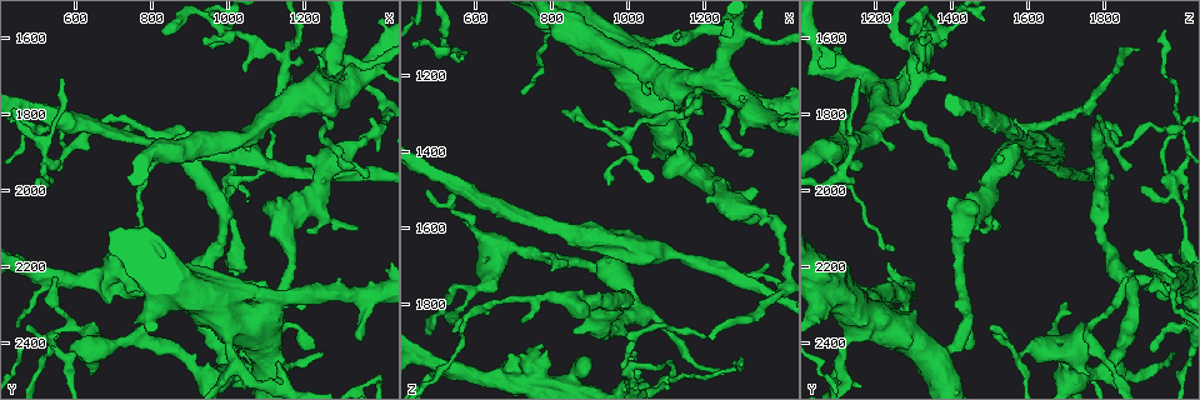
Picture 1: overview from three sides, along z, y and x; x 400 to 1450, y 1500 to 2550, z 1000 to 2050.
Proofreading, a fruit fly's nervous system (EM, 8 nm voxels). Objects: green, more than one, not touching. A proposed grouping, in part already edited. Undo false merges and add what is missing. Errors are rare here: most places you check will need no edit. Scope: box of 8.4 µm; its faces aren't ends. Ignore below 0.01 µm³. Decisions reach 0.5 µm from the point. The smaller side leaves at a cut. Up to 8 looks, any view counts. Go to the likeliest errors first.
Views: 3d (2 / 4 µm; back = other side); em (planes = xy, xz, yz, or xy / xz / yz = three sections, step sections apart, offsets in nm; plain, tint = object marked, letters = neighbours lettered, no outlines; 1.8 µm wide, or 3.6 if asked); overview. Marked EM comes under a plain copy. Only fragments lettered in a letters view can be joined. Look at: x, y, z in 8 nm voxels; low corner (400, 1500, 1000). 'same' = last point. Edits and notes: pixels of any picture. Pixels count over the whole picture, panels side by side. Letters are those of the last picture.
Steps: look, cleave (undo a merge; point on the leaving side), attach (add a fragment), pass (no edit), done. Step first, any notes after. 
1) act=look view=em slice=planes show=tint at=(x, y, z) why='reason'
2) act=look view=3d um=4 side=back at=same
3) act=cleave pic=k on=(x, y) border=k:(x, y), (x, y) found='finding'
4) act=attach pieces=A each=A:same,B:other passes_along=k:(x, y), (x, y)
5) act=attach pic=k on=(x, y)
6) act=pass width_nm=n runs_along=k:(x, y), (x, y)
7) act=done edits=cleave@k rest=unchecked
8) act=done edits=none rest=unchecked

act=look view=3d um=4 at=(670, 2415, 1655) why='calibre changes'

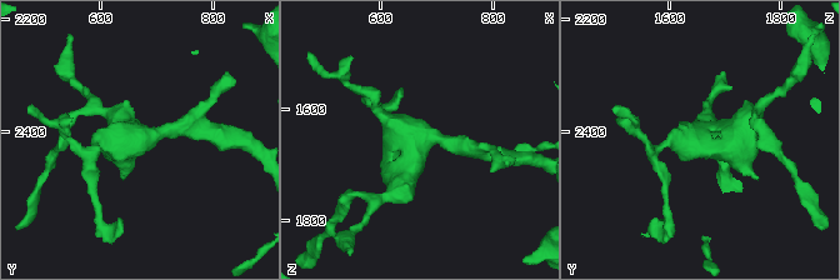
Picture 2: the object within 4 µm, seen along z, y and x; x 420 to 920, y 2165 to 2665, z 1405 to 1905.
act=look view=em slice=planes show=letters at=(675, 2415, 1655) arms=4 why='need the tissue'

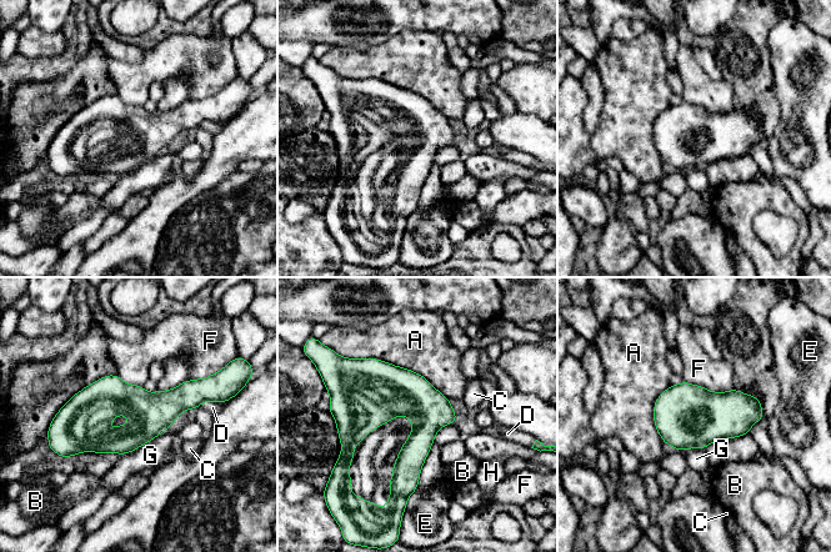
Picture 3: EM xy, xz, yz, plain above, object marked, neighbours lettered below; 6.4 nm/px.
act=pass width_nm=280 each=A:other,B:other,C:other,D:other,E:other,F:other,G:other,H:other runs_along=3:(209, 395), (63, 411) found='one neuron here'

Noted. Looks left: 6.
act=look view=em um=3.6 slice=xz step=16 show=tint at=(1215, 1765, 1220)

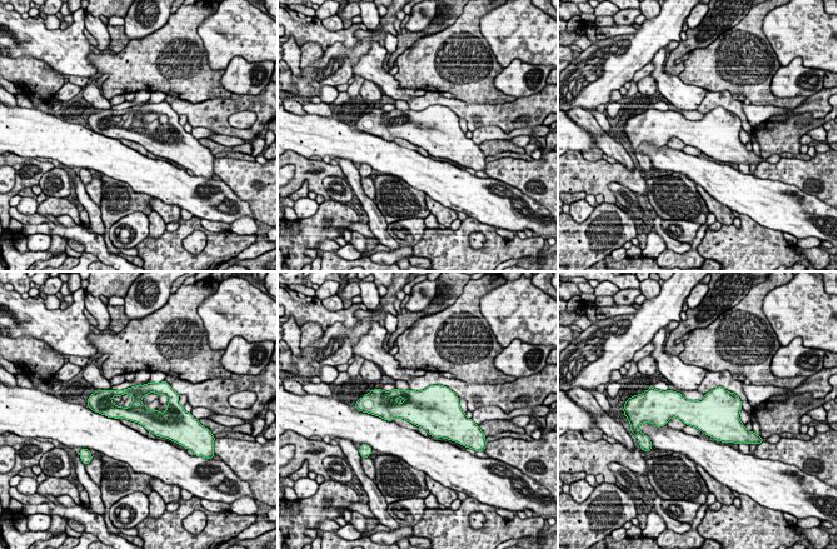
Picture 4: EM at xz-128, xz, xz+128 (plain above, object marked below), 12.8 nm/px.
act=look view=em um=3.6 slice=planes show=tint at=same

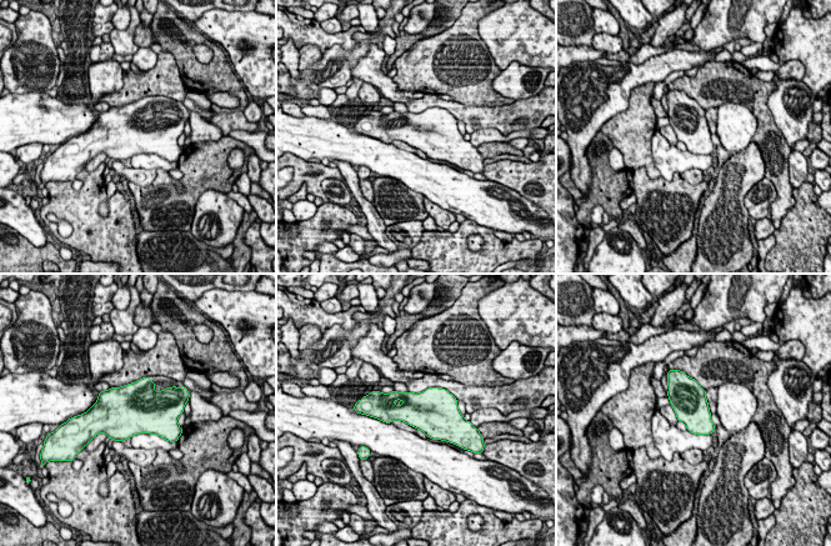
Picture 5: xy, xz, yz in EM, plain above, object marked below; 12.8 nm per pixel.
act=look view=em um=3.6 slice=planes show=letters at=same

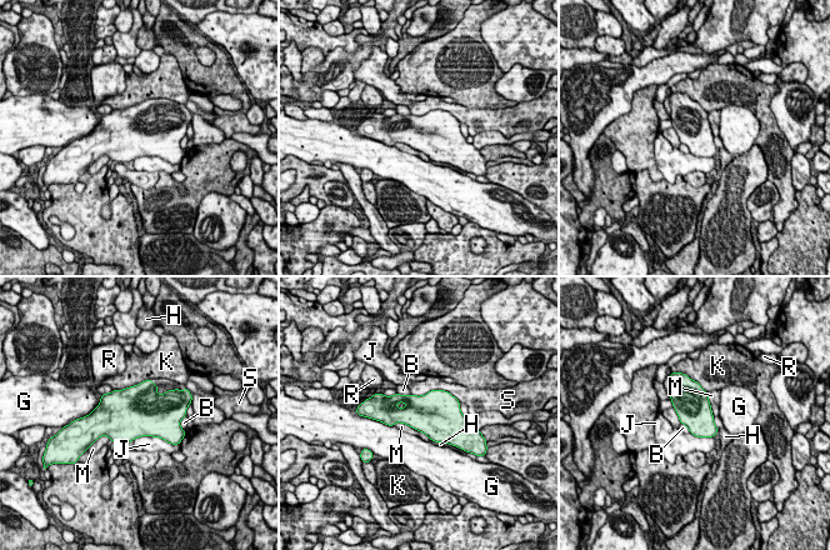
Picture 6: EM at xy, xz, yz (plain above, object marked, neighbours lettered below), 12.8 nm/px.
act=pass longest_contact=S:650nm each=B:other,G:other,H:other,J:other,K:other,M:other,R:other,S:other border=6:(393, 425), (404, 423), (420, 431) found='one neuron here'

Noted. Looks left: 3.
act=look view=3d um=2 at=(565, 1890, 1840) why='abrupt turn'

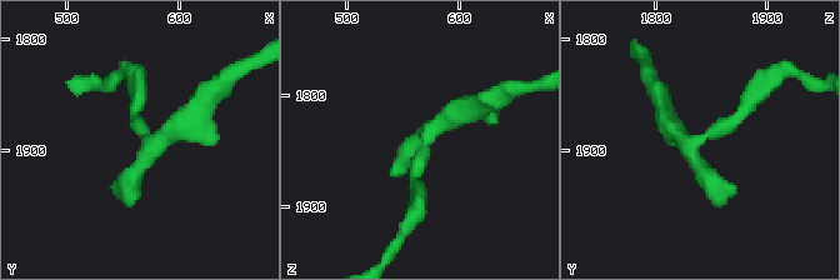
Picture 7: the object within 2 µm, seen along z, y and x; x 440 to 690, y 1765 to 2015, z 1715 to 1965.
act=look view=em slice=yz step=4 show=letters at=(570, 1892, 1836)

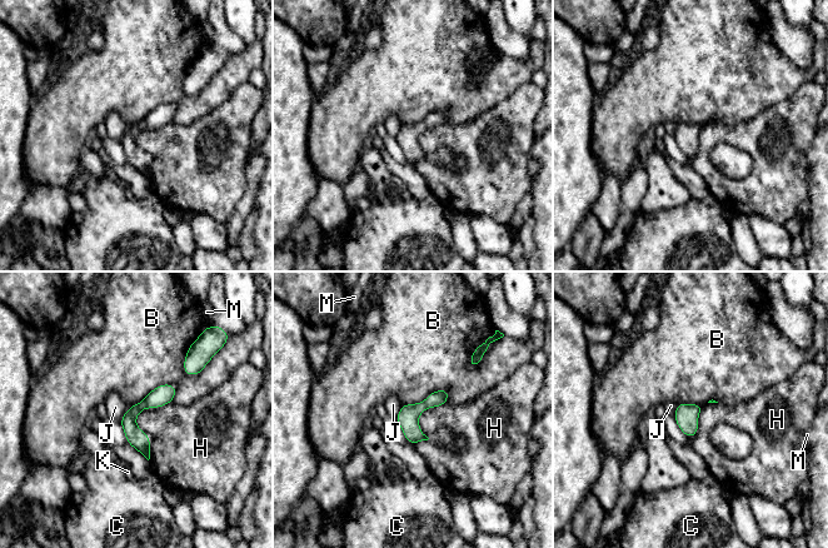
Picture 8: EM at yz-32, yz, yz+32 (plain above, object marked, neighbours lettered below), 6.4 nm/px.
act=pass longest_contact=H:420nm each=B:other,C:other,H:other,J:other,K:other,M:other runs_along=8:(173, 388), (130, 416), (146, 453) found='one neuron here'

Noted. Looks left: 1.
act=done edits=none rest=unchecked

